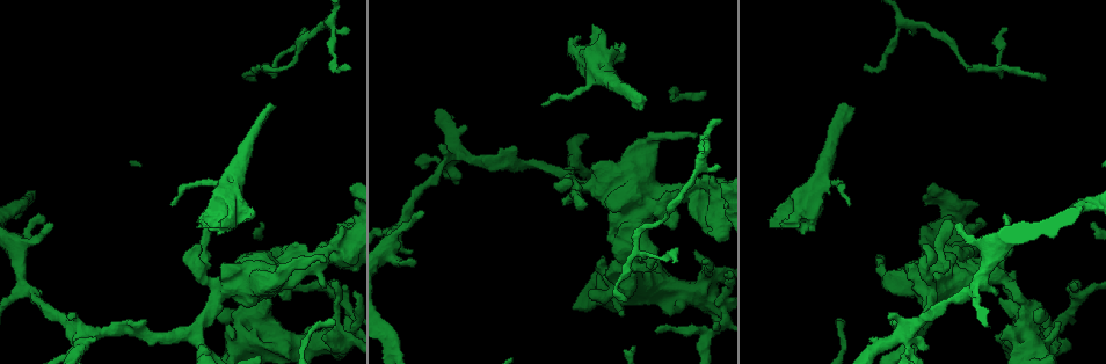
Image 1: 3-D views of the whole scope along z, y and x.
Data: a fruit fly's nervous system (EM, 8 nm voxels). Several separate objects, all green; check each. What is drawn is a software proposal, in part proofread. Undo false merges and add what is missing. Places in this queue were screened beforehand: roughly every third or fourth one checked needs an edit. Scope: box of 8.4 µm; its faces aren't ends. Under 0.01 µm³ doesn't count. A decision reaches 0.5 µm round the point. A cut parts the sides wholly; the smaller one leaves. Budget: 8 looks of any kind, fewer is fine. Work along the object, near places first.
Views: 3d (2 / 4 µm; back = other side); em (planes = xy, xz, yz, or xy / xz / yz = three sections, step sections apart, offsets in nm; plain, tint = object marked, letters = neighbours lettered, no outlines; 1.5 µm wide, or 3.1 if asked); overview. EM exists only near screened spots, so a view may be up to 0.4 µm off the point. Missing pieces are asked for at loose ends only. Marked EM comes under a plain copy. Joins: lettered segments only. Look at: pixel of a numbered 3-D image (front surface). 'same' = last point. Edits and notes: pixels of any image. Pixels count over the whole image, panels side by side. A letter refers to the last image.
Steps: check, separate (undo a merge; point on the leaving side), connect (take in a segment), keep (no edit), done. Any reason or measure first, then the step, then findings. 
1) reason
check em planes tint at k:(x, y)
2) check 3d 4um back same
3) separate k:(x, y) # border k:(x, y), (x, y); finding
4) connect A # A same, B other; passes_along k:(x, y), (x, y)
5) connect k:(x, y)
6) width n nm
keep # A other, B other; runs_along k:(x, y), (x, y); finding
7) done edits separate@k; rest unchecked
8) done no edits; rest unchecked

thin end
check em planes letters at 1:(626, 301)

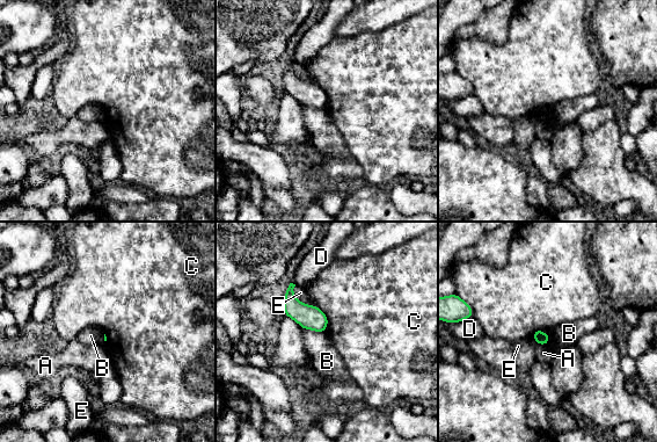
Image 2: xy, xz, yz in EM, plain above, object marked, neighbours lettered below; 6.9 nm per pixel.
keep # A other, B other, C other, D other, E other; border 2:(315, 306), (326, 316), (325, 332); no lettered segment goes on from it

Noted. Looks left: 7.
check em planes letters at 1:(674, 257)

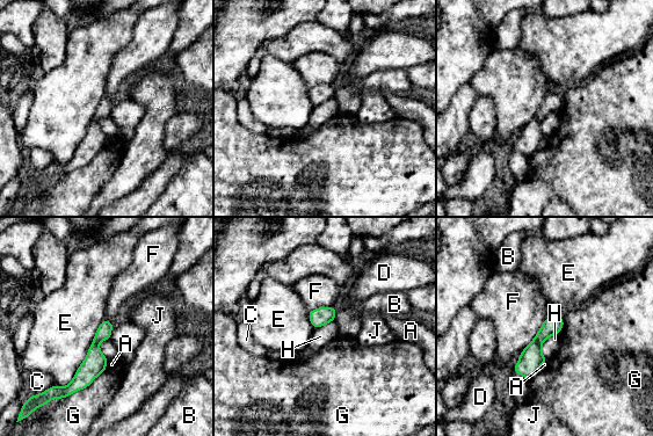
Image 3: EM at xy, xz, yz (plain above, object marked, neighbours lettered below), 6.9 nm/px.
width 100 nm; longest_contact E 600 nm
keep # A other, B other, C other, D other, E other, F other, G other, H other, J other; no lettered segment goes on from it

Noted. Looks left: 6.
an open end
check em xz step 8 letters at 1:(641, 108)

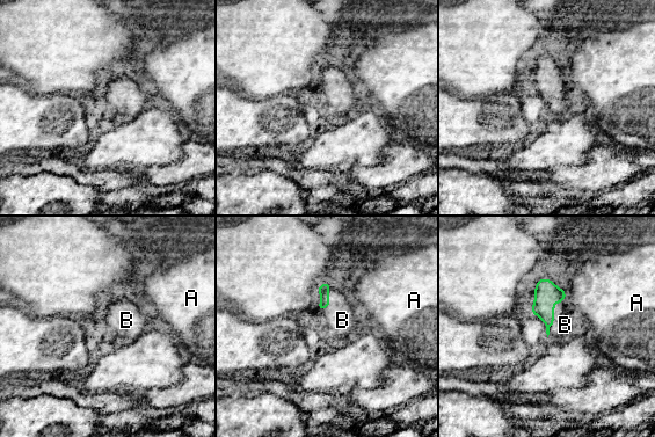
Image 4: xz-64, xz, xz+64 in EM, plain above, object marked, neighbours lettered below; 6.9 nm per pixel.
cut it another way
check em yz step 8 letters same

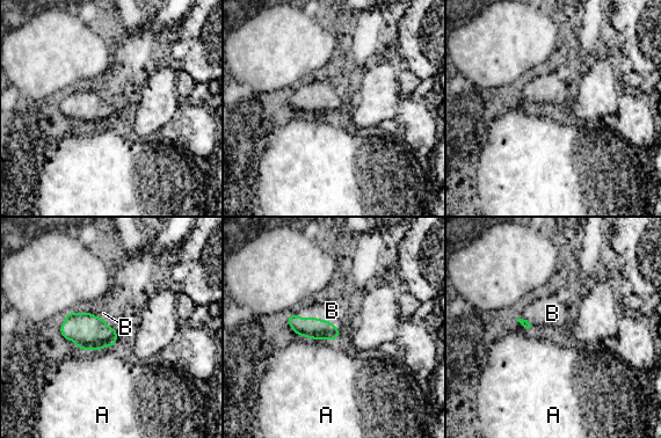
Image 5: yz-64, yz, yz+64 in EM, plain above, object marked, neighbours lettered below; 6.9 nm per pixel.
connect B # A other, B same; passes_along 5:(314, 328), (318, 319), (332, 311); it goes on there

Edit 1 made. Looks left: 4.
done edits connect@5; rest unchecked

